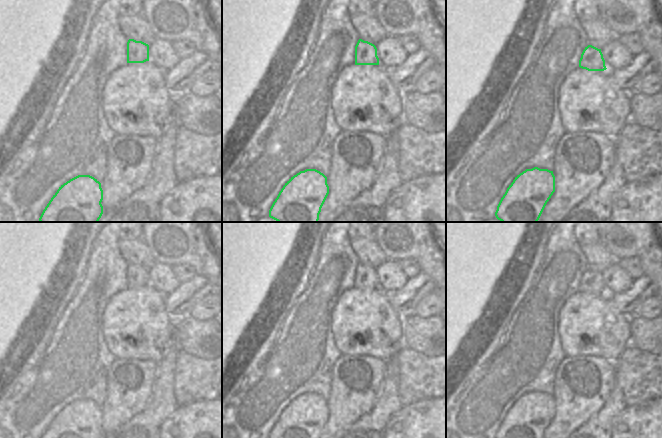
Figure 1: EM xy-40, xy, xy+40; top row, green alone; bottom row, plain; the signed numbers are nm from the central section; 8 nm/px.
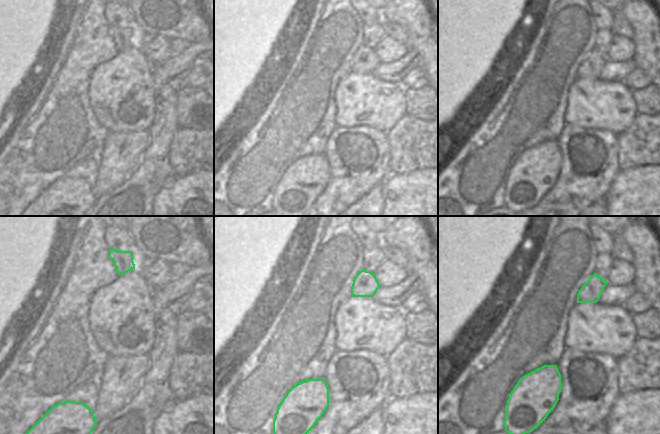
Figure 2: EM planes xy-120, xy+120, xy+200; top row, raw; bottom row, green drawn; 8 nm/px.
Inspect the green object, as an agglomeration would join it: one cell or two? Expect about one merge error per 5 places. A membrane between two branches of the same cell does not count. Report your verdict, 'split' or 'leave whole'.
leave whole

